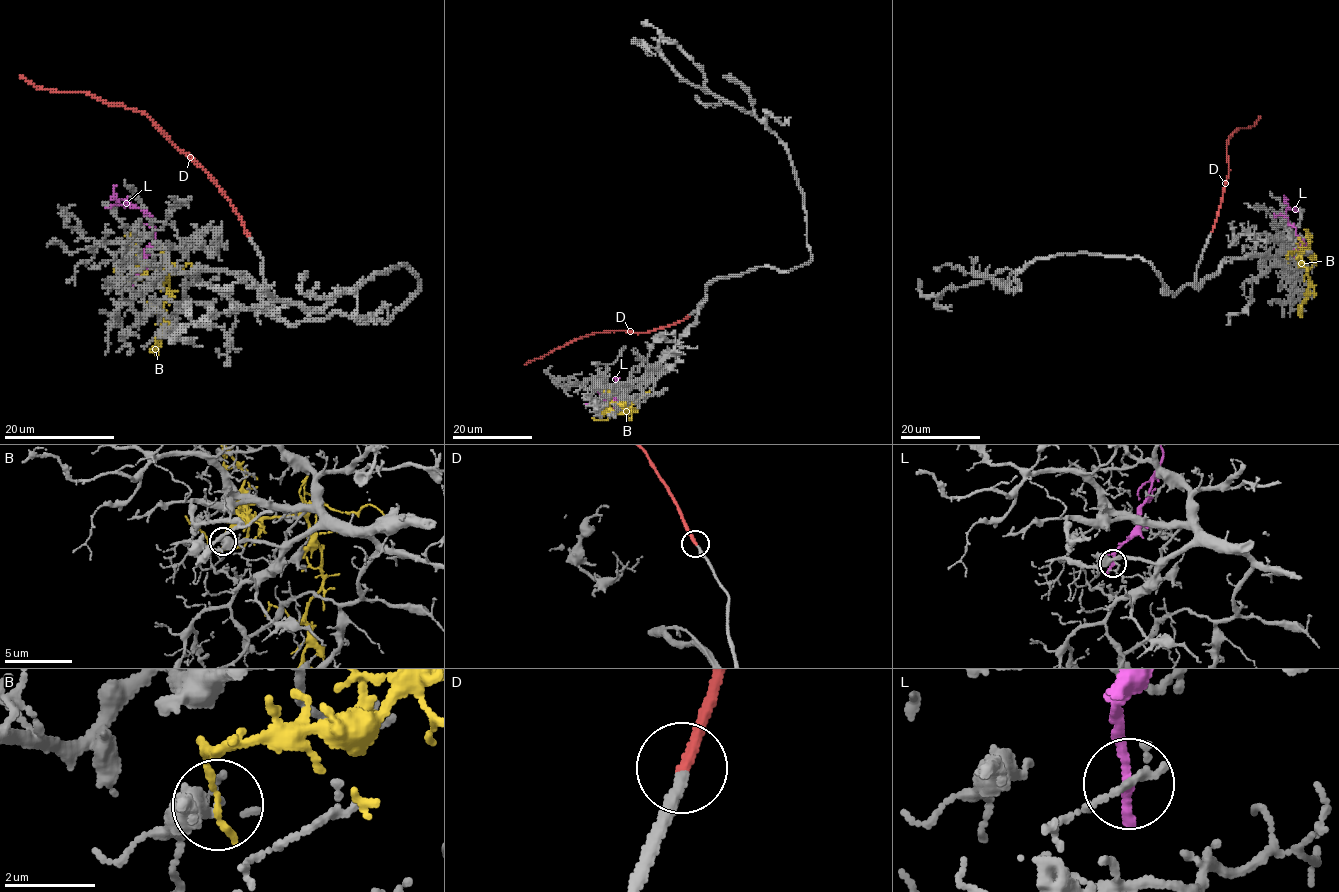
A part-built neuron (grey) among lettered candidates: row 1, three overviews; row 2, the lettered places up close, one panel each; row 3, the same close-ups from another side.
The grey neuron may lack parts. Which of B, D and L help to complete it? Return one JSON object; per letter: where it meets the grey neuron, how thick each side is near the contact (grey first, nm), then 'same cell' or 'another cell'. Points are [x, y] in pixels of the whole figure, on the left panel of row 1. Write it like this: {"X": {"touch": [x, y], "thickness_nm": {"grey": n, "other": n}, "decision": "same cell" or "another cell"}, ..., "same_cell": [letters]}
{"B": {"touch": [128, 277], "thickness_nm": {"grey": 340, "other": 160}, "decision": "another cell"}, "D": {"touch": [249, 237], "thickness_nm": {"grey": 260, "other": 240}, "decision": "same cell"}, "L": {"touch": [135, 279], "thickness_nm": {"grey": 190, "other": 260}, "decision": "another cell"}, "same_cell": ["D"]}

